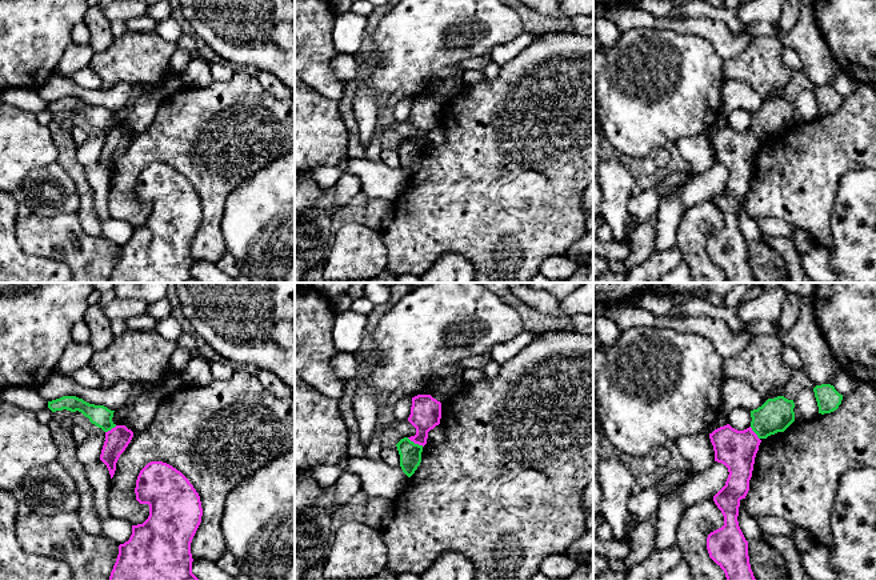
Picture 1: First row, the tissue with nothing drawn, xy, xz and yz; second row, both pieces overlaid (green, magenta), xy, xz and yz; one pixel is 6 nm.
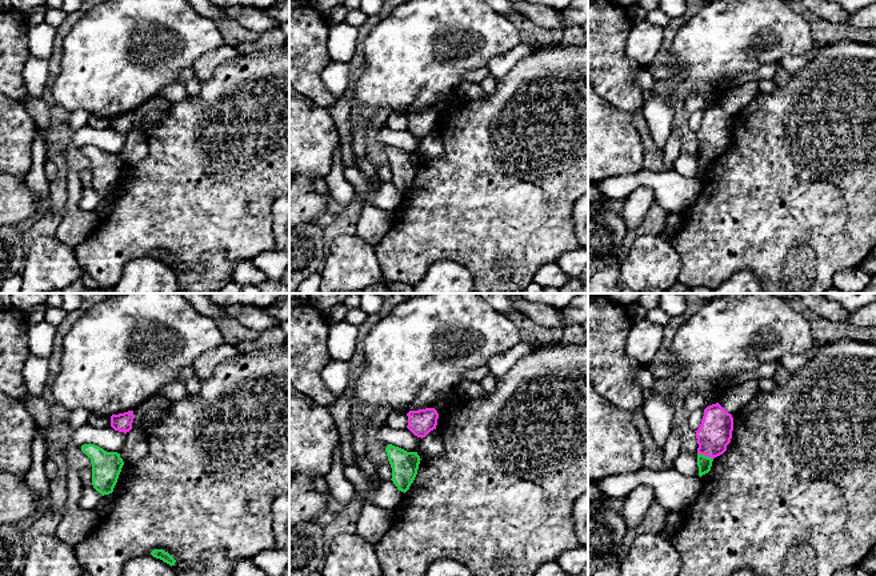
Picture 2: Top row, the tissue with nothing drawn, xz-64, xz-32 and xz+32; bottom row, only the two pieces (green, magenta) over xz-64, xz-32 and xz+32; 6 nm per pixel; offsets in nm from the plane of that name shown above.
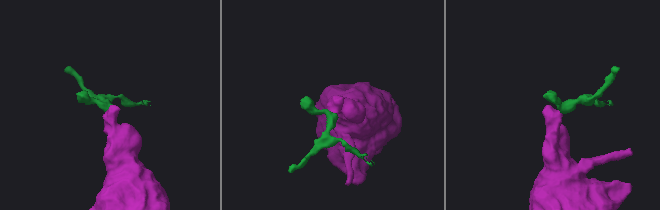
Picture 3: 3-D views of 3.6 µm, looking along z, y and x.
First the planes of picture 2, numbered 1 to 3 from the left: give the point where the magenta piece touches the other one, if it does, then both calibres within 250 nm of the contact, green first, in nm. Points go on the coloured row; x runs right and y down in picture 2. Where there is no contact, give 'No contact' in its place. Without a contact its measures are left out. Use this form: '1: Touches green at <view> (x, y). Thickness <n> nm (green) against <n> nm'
1: No contact
2: No contact
3: Touches green at xz+32 (706, 456). Thickness 90 nm (green) against 200 nm

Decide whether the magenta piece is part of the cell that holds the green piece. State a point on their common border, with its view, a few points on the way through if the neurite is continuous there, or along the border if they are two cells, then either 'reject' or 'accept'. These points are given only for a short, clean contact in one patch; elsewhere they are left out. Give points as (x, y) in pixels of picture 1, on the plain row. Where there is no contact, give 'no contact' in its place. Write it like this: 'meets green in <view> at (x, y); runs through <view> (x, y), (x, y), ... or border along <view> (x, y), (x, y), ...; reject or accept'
meets green in xz at (414, 144); border along xz (407, 139), (423, 147); reject

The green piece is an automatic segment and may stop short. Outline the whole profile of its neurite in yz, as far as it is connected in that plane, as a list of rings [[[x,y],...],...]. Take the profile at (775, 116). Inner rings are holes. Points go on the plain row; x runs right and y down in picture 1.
[[[784,97],[768,100],[761,108],[751,112],[751,129],[759,140],[784,133],[795,123],[795,104]]]

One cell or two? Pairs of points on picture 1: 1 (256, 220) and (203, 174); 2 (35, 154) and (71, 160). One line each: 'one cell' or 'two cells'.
1: two cells
2: two cells

